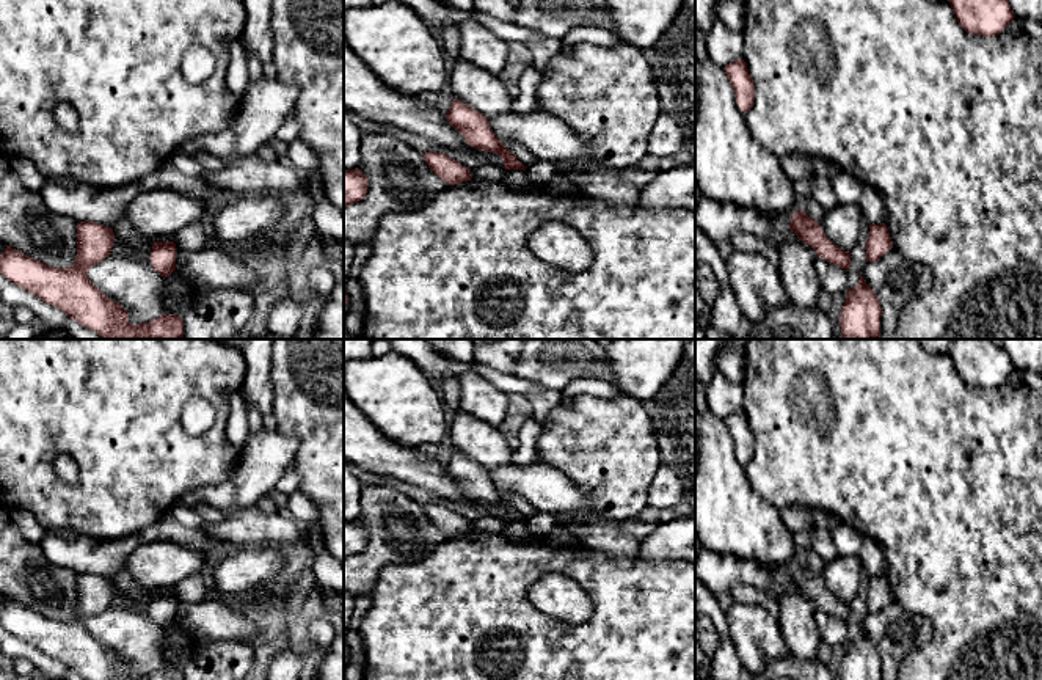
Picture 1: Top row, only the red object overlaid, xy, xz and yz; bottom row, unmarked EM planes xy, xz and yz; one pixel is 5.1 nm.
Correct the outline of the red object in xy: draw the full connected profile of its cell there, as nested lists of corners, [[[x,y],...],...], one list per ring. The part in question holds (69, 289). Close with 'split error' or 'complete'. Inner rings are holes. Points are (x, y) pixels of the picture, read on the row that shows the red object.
[[[78,221],[74,265],[55,269],[6,245],[0,254],[0,273],[102,339],[182,339],[184,324],[179,316],[163,314],[148,324],[132,325],[129,313],[91,283],[89,269],[108,258],[113,245],[111,228]]]; complete

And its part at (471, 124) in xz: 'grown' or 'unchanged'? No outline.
unchanged

